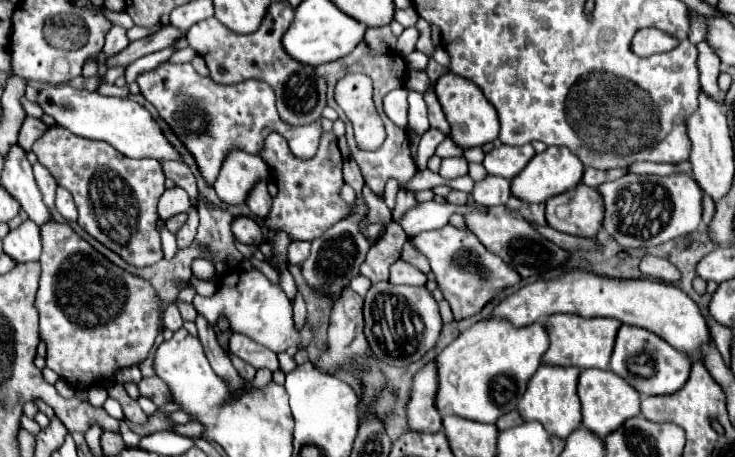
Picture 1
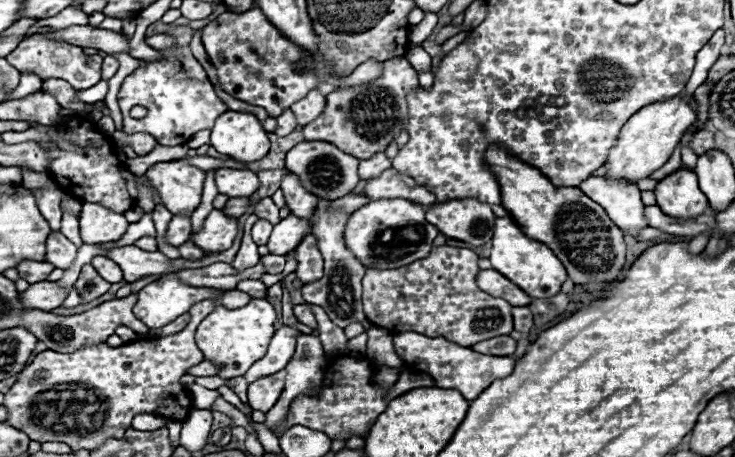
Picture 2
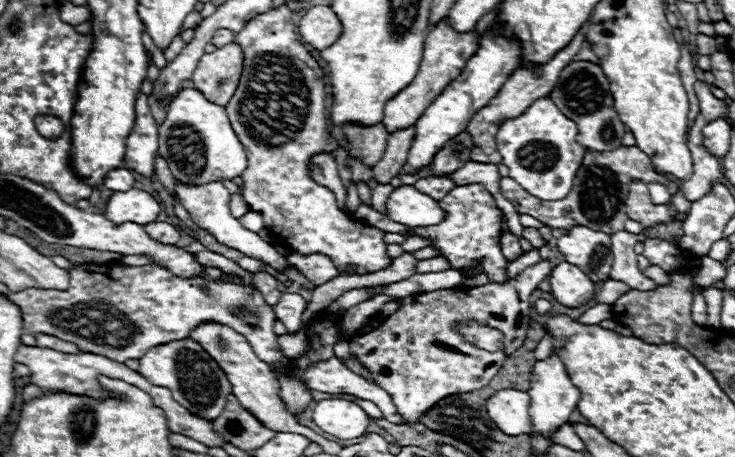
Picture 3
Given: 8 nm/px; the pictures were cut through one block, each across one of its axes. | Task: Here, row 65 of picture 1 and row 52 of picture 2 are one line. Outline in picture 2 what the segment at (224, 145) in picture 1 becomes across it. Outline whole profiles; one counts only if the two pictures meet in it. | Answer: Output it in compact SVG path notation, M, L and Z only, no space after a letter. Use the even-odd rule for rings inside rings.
M178 26L166 34L176 38L176 50L162 50L164 60L142 62L138 70L126 76L118 92L118 104L124 116L126 134L148 132L158 140L158 144L176 146L176 124L180 124L180 144L186 144L198 130L212 128L216 116L220 116L228 108L222 100L218 100L212 82L206 78L204 72L200 72L200 64L190 52L190 40L194 30L188 26ZM138 104L148 110L148 114L140 120L130 116L130 108Z

